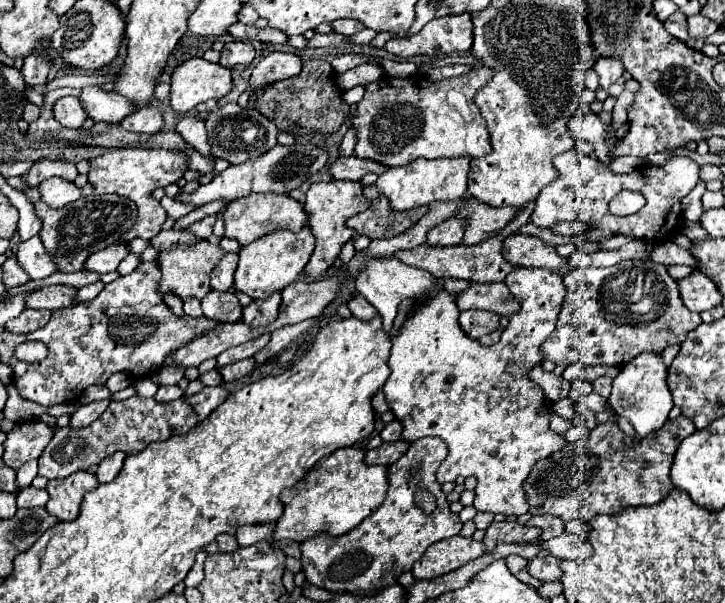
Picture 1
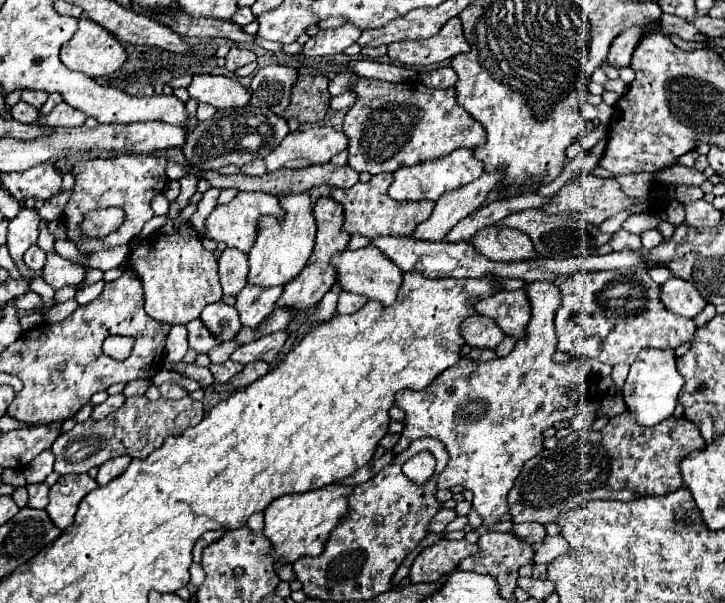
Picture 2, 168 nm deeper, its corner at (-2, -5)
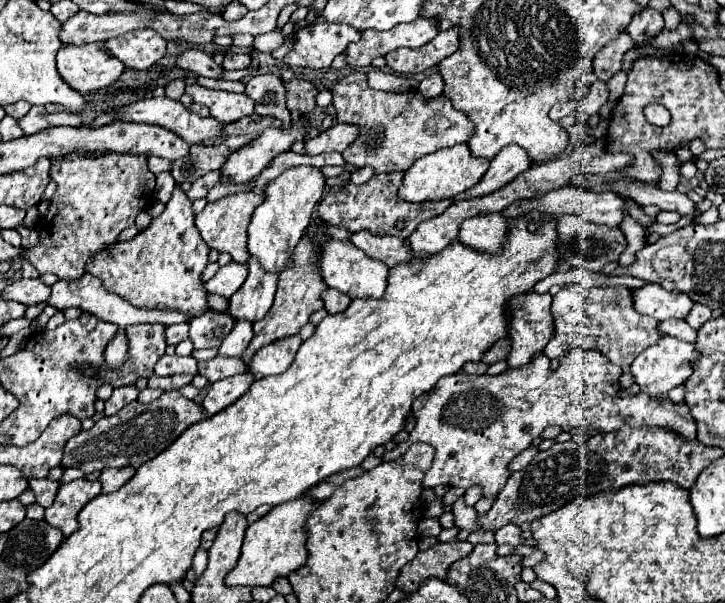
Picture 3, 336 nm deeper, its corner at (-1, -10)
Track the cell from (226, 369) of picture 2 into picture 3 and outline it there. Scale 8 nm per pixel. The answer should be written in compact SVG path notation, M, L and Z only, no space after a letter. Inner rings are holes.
M215 356L213 360L207 362L199 362L199 374L205 376L211 384L235 374L243 374L245 362L241 358L223 358L223 356Z

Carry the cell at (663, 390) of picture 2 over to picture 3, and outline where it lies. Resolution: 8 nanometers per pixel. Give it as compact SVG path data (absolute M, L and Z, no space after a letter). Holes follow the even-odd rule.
M663 336L657 344L649 346L647 350L643 350L631 364L631 374L635 378L635 384L641 388L641 392L649 394L649 396L665 396L669 394L671 388L681 386L689 376L691 376L691 364L693 360L697 360L697 352L695 346L683 340L677 340L673 336Z

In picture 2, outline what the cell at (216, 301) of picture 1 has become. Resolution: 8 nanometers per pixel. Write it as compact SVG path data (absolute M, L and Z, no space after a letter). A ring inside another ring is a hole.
M222 301L208 305L202 315L200 321L206 325L206 329L218 339L218 341L228 341L234 339L242 327L238 311Z

